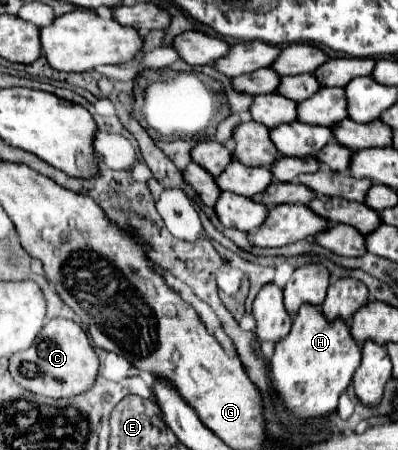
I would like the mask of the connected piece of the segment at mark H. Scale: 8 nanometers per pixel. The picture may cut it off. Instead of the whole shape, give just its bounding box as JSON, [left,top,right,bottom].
[270,304,362,416]

